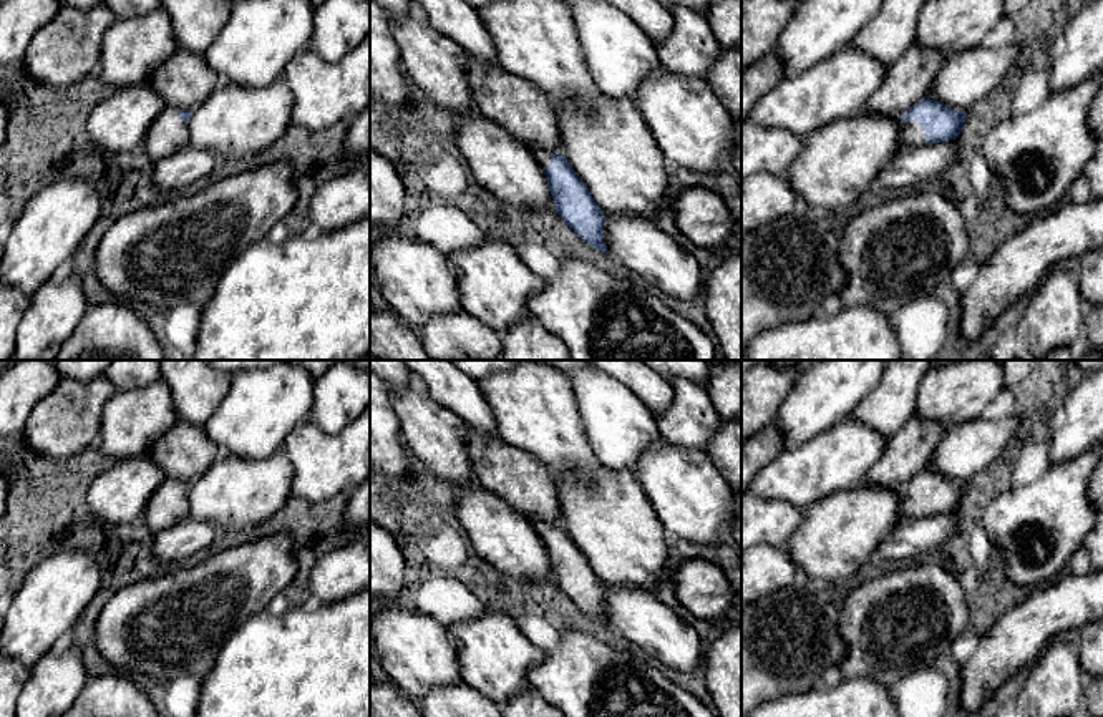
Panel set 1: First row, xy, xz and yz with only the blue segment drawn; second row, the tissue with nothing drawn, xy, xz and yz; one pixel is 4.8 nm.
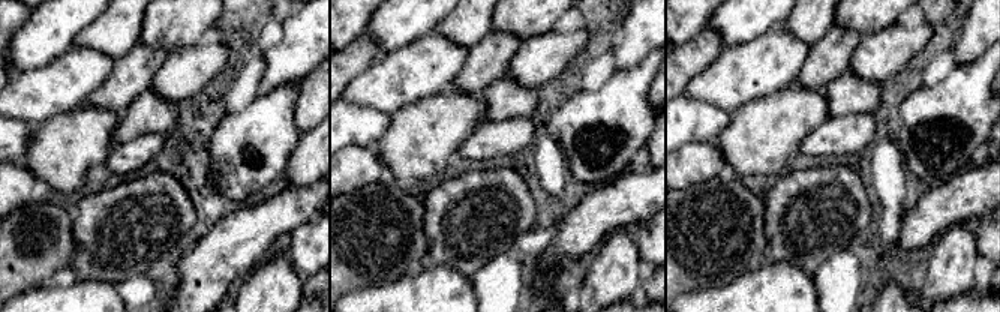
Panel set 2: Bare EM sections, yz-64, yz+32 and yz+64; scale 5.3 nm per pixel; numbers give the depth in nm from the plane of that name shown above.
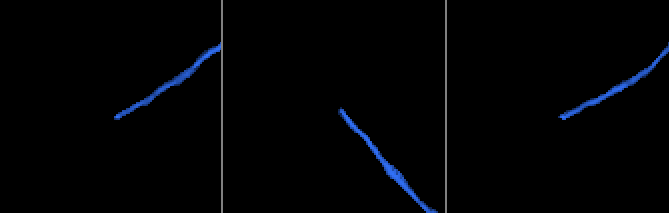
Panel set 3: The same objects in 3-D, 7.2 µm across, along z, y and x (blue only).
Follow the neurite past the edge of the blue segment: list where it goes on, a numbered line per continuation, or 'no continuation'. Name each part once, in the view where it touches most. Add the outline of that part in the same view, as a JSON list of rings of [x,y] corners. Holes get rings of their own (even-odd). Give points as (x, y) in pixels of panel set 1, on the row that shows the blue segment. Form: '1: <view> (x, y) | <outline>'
1: yz (911, 133) | [[[902,121],[902,128],[899,131],[899,149],[924,144],[926,144],[926,133],[919,126],[919,123]]]

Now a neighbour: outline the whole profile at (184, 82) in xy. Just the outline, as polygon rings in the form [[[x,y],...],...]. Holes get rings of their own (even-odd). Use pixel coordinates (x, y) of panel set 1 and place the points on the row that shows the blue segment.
[[[179,48],[151,73],[148,83],[166,108],[194,111],[221,85],[221,78],[206,65],[202,53]]]

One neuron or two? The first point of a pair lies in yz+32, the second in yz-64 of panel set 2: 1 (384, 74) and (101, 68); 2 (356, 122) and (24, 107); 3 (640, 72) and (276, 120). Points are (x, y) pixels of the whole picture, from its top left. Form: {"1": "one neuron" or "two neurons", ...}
{"1": "one neuron", "2": "two neurons", "3": "one neuron"}

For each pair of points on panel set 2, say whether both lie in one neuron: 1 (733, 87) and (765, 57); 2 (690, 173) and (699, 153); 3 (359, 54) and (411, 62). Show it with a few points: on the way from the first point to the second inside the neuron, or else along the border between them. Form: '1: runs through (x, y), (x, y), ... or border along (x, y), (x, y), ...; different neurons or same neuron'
1: runs through (741, 80), (757, 65); same neuron
2: runs through (690, 168), (699, 158); same neuron
3: border along (378, 57), (351, 81); different neurons

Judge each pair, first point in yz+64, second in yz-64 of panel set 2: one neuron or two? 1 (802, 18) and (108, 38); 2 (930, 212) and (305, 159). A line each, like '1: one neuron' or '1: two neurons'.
1: one neuron
2: two neurons

